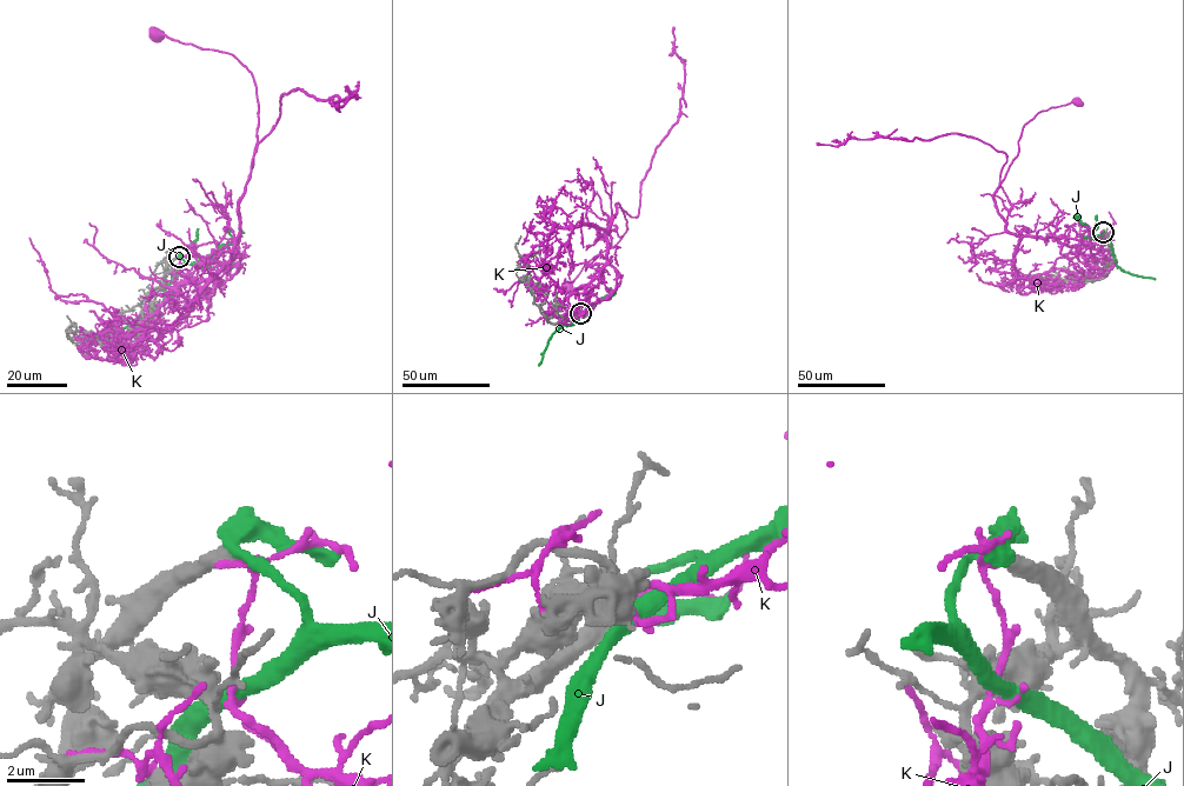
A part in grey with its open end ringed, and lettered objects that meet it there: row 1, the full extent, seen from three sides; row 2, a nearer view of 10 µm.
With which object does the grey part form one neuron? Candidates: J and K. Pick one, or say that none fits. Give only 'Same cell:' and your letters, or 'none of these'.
Same cell: none of these

